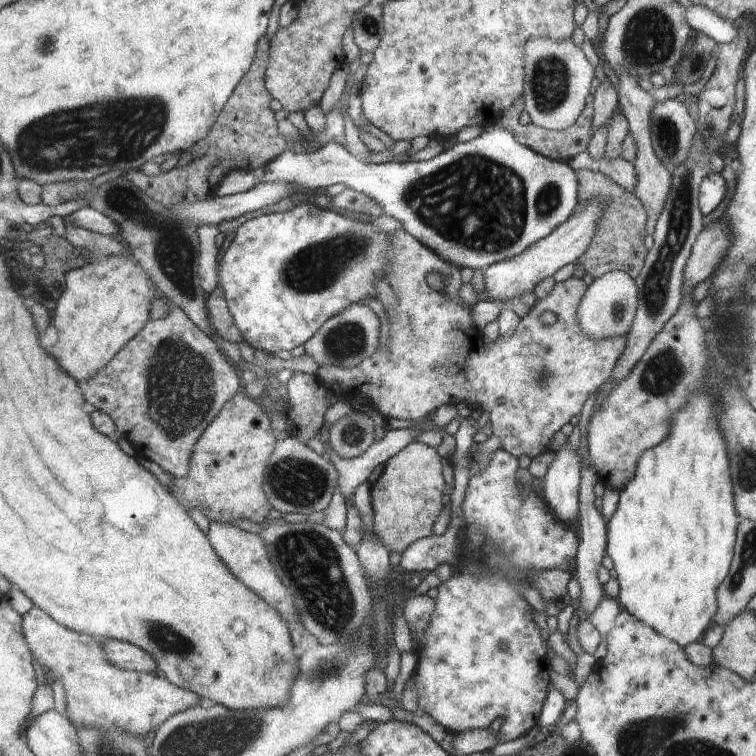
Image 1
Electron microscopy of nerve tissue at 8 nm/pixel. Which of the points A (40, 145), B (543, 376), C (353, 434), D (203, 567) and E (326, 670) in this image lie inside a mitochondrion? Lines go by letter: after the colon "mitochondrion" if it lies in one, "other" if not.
A: mitochondrion
B: mitochondrion
C: mitochondrion
D: other
E: mitochondrion

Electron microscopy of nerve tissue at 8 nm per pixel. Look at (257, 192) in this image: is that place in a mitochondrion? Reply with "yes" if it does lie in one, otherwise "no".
no

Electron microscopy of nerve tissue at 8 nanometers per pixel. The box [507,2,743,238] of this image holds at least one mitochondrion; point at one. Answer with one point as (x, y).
(649, 38)

